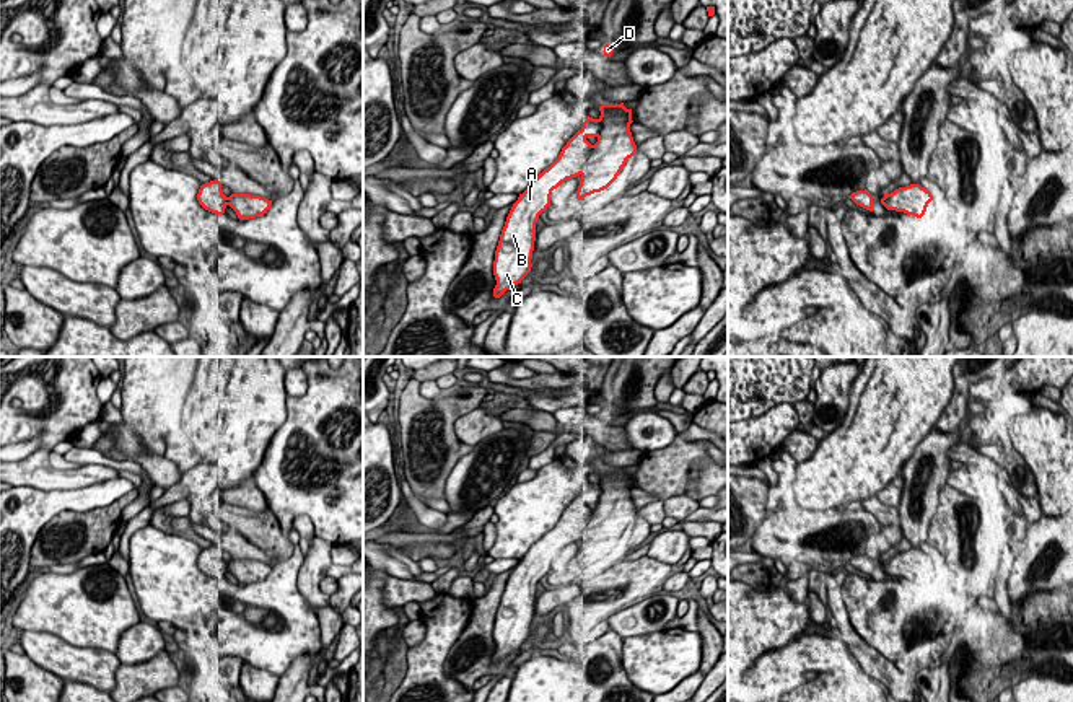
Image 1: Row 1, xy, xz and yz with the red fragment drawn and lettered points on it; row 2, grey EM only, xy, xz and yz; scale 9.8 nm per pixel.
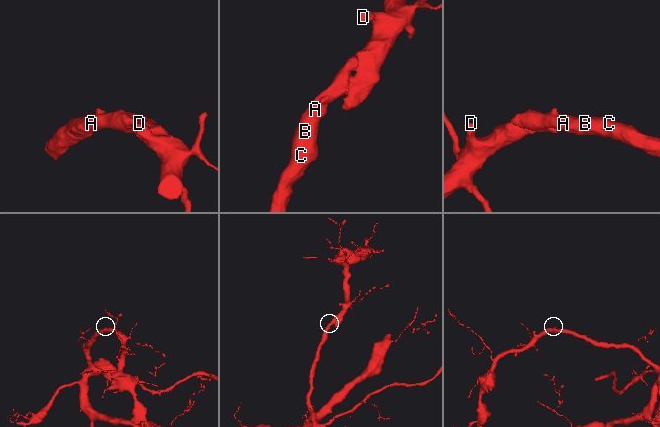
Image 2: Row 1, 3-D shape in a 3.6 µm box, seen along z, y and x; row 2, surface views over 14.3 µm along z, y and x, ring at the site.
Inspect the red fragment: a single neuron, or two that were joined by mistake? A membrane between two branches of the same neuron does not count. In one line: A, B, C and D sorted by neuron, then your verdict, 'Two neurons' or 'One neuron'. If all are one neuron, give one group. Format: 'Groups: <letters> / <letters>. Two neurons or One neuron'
Groups: A B C D. One neuron

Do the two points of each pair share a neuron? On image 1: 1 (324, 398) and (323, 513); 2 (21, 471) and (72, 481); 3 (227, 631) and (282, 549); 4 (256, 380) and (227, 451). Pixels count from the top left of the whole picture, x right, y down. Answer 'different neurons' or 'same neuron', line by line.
1: same neuron
2: same neuron
3: different neurons
4: same neuron

